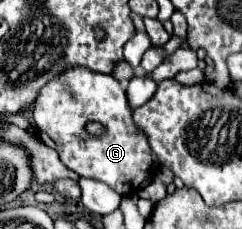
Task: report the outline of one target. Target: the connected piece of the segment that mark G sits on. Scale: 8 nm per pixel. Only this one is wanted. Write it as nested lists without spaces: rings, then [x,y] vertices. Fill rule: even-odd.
[[[73,68],[47,82],[33,108],[37,136],[53,148],[61,162],[83,178],[105,182],[117,194],[125,194],[125,184],[139,188],[159,170],[157,156],[151,152],[145,134],[135,128],[123,86],[111,74],[97,74]],[[87,122],[101,122],[107,132],[95,138],[85,132]]]

